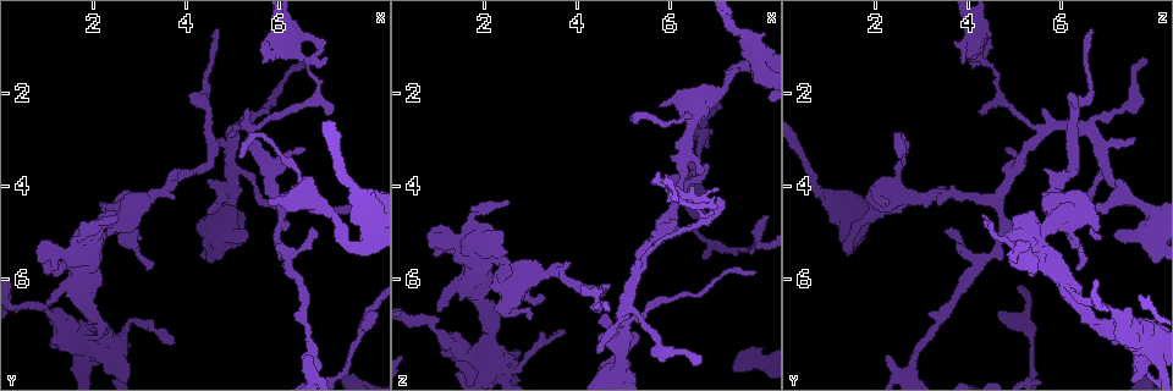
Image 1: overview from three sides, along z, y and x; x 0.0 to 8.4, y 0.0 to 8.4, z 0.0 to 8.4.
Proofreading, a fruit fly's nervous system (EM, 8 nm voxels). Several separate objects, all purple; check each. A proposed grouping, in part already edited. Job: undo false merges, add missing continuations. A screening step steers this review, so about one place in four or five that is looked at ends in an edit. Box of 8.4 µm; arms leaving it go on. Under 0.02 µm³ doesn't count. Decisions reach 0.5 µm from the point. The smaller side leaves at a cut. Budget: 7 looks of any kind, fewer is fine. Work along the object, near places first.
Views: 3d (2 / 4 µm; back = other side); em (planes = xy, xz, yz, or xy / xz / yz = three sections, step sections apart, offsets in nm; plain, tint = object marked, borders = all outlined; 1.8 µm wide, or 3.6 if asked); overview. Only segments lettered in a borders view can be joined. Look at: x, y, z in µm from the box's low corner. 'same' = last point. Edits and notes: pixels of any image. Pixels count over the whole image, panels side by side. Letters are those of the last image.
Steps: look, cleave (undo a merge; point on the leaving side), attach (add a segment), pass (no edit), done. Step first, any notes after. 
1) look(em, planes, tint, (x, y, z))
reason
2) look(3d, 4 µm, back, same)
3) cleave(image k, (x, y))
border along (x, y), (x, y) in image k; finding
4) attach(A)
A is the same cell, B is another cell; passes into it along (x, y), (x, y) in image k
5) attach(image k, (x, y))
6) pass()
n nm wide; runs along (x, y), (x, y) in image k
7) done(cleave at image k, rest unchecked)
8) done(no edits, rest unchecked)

look(em, planes, borders, (6.75, 2.15, 4.75))
sharp bend

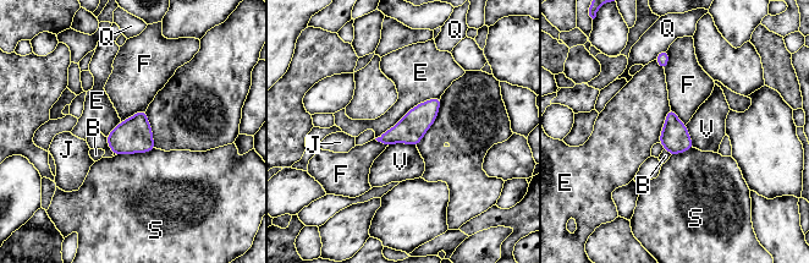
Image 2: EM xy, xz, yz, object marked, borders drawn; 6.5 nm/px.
pass()
B, E, F, J, Q, S and V are other cells; border along (146, 109), (135, 113), (121, 122) in image 2; continuous, no second neuron

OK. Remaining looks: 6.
look(em, xy, step 16, tint, (4.65, 0.70, 6.60))
tapers out

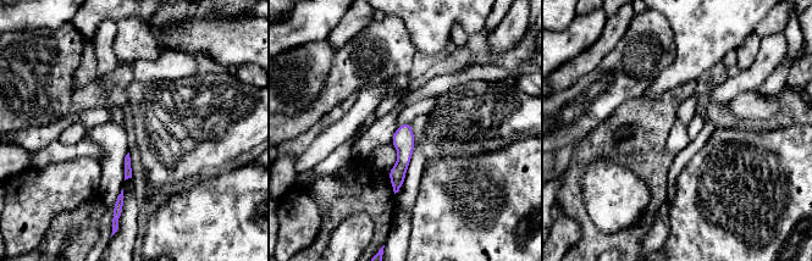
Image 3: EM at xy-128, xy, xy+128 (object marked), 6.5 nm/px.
look(em, planes, borders, same)
another direction

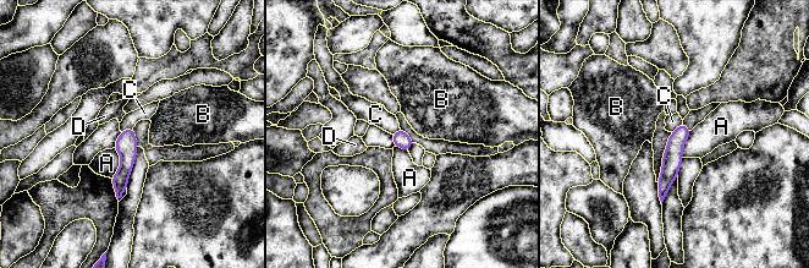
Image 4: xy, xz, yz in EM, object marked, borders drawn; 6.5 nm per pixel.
pass()
A, B, C and D are other cells; runs along (682, 127), (661, 193) in image 4; none of them fits

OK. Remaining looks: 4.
look(3d, 4 µm, (3.80, 3.60, 5.60))
an open end

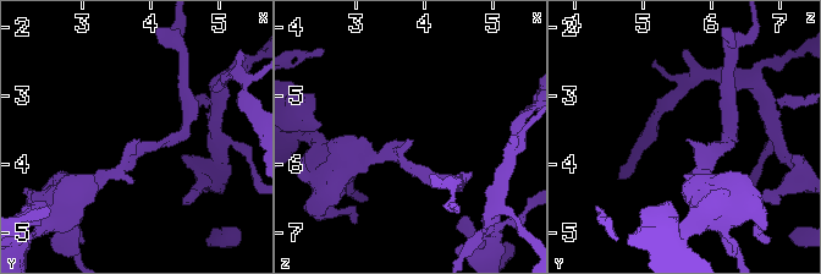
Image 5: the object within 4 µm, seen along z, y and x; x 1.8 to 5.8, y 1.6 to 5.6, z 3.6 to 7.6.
look(em, planes, borders, (3.80, 3.65, 5.65))

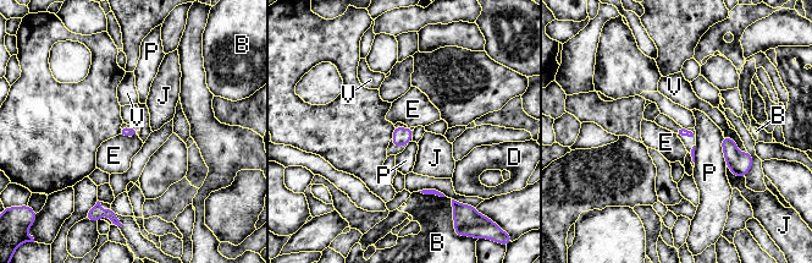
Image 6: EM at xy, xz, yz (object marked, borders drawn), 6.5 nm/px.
pass()
B, D, E, J, P and V are other cells; border along (119, 135), (128, 137) in image 6; no lettered segment goes on from it

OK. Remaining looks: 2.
done(no edits, rest unchecked)

